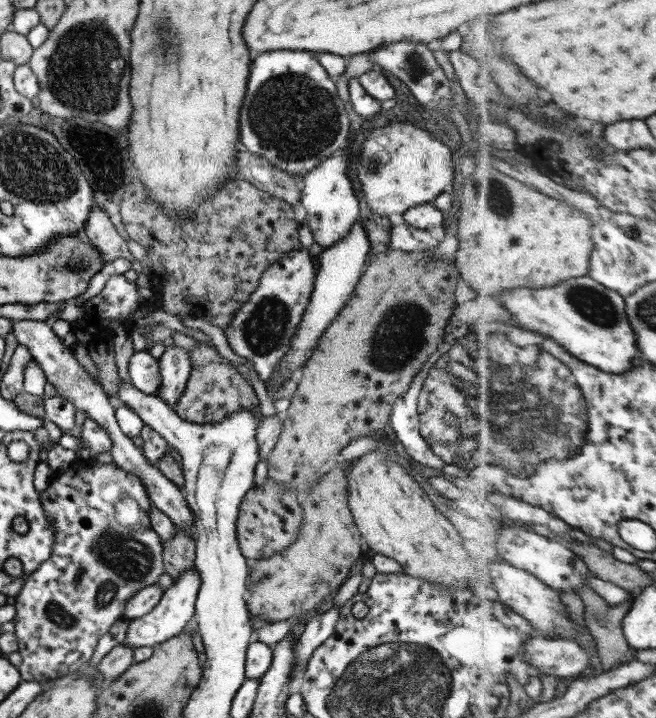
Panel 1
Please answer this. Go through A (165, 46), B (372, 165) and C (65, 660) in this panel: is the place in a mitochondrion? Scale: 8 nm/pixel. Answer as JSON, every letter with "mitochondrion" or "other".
{"A":"mitochondrion","B":"mitochondrion","C":"other"}

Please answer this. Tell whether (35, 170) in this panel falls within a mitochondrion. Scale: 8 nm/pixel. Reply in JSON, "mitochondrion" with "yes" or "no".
{"mitochondrion":"yes"}

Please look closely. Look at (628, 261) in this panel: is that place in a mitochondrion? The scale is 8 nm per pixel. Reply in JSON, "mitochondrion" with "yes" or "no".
{"mitochondrion":"yes"}

